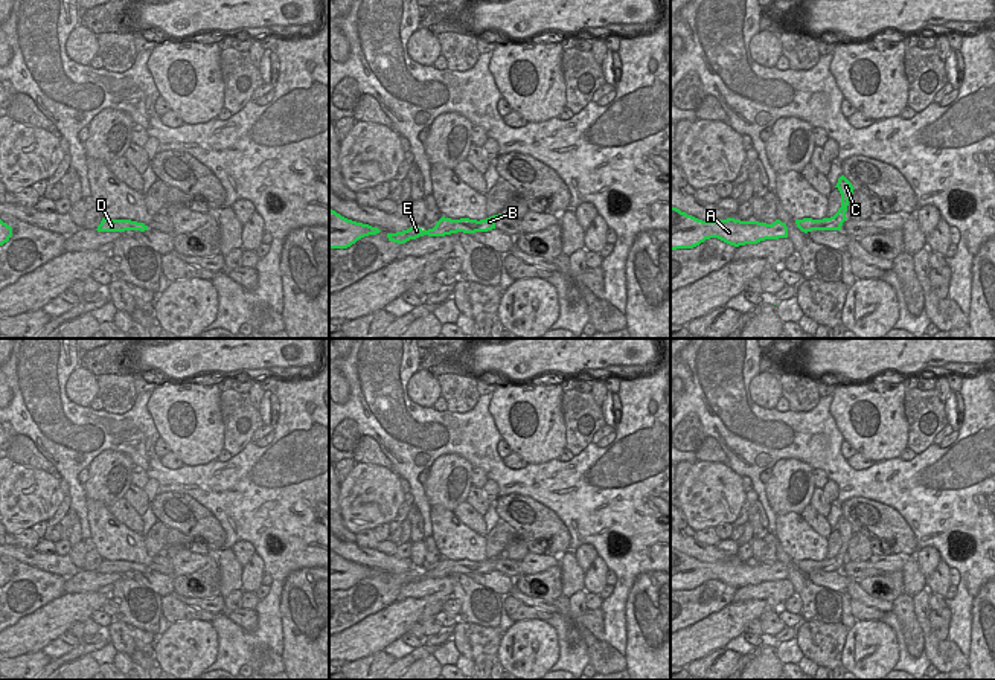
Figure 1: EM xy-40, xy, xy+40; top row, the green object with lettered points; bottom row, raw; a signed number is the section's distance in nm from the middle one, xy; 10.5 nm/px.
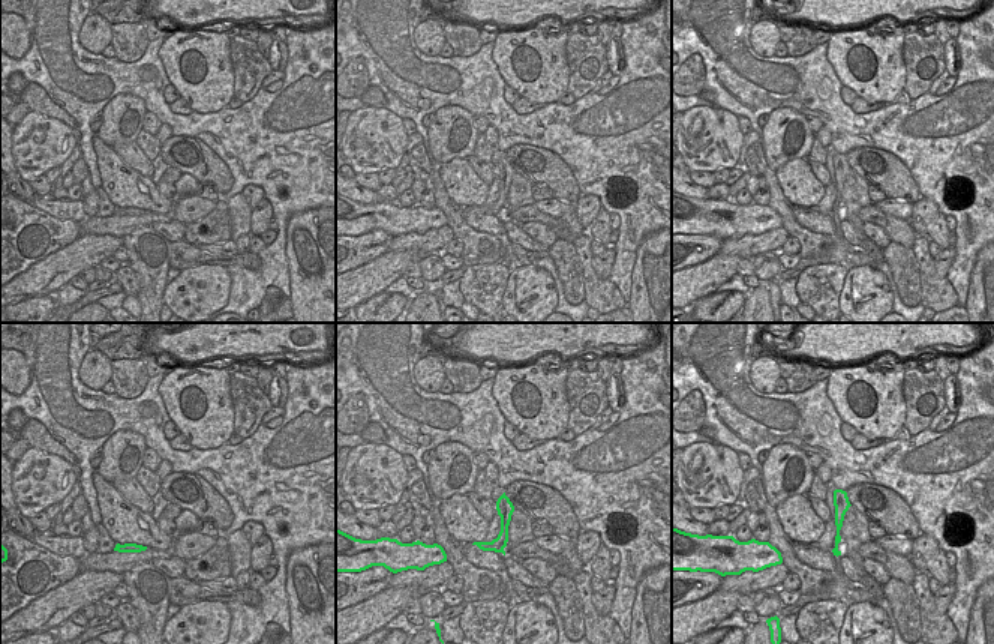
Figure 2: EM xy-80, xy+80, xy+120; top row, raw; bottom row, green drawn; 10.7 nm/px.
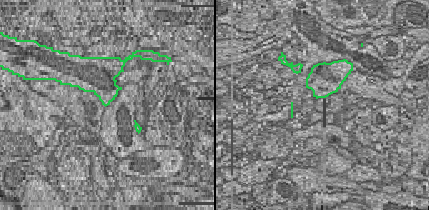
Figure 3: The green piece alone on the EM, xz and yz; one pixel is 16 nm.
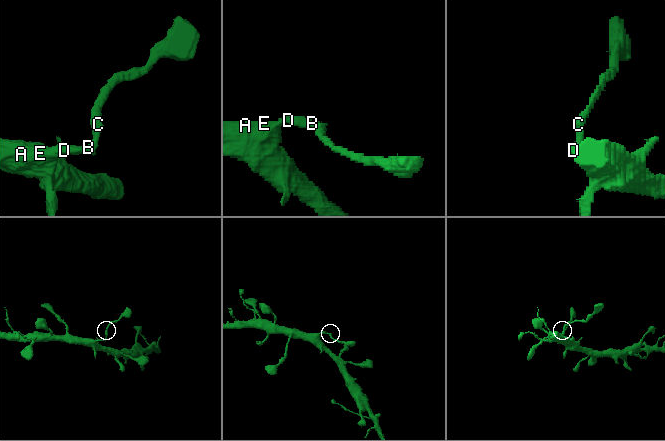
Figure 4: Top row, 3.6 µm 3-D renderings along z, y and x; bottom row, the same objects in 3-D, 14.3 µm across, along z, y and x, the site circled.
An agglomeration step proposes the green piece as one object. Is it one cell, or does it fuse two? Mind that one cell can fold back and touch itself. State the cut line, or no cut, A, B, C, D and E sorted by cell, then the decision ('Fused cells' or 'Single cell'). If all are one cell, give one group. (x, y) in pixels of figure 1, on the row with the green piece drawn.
Split along xy (439, 220), (447, 230), (453, 232). Groups: A E / B C D. Fused cells

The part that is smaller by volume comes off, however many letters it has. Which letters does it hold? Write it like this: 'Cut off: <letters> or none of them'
Cut off: B, C, D

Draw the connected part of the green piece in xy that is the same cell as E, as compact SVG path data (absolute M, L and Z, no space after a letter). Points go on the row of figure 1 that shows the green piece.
M440 221L436 223L436 226L433 229L428 230L422 230L421 227L410 227L407 230L402 232L396 232L396 233L387 233L389 241L398 242L398 244L404 244L410 239L416 239L419 236L428 235L428 236L445 236L445 235L451 235L453 232L446 232L443 229L443 224Z

